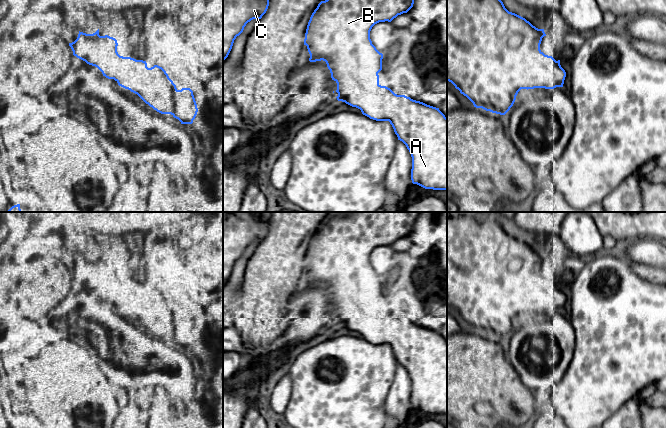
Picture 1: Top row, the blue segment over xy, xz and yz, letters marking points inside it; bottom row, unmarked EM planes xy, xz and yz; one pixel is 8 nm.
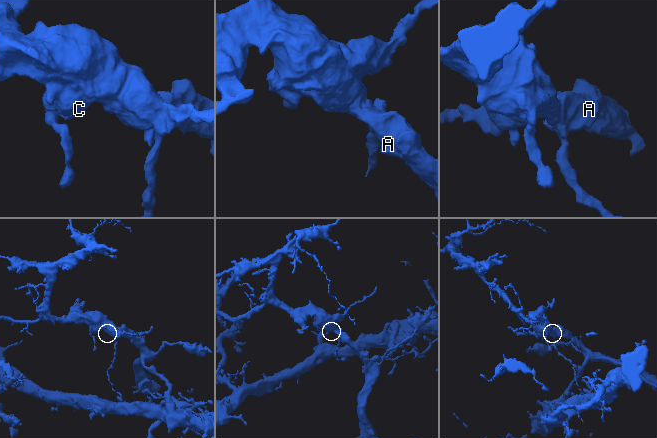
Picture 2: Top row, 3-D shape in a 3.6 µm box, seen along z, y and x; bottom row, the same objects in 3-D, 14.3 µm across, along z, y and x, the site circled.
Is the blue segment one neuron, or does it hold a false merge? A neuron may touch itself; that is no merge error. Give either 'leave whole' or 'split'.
leave whole

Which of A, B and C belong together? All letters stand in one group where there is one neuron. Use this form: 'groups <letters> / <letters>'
groups A B C

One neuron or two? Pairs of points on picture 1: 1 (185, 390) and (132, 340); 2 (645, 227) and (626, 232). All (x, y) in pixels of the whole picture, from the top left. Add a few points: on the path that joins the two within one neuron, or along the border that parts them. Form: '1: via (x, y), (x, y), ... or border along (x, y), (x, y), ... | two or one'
1: via (181, 372), (178, 363), (167, 363), (150, 351) | one
2: via (640, 227), (631, 227) | one

